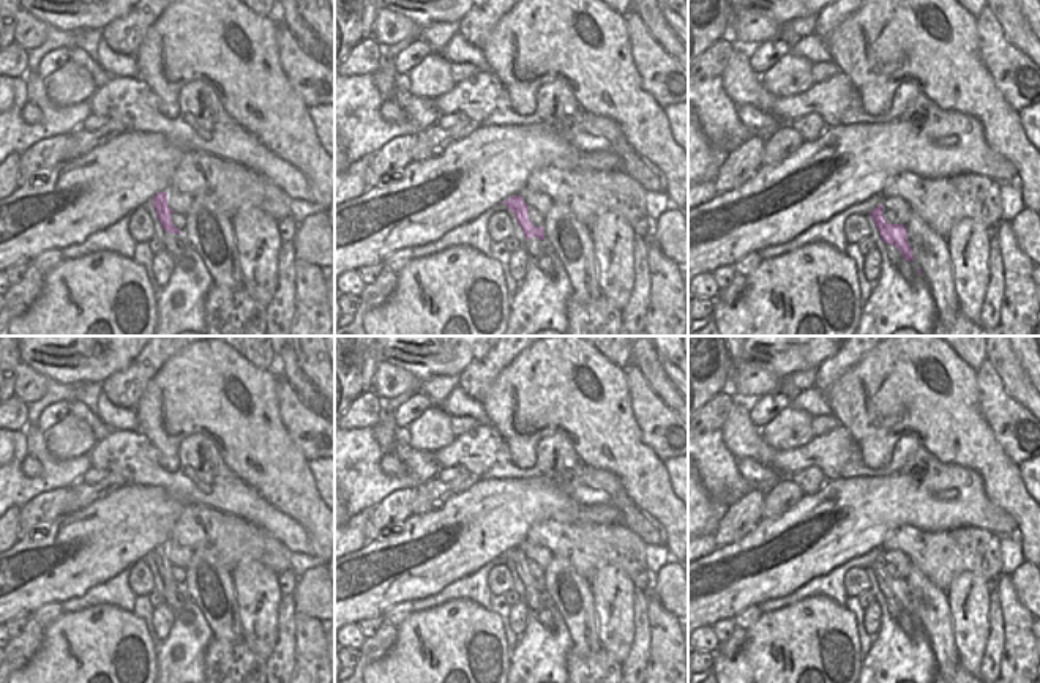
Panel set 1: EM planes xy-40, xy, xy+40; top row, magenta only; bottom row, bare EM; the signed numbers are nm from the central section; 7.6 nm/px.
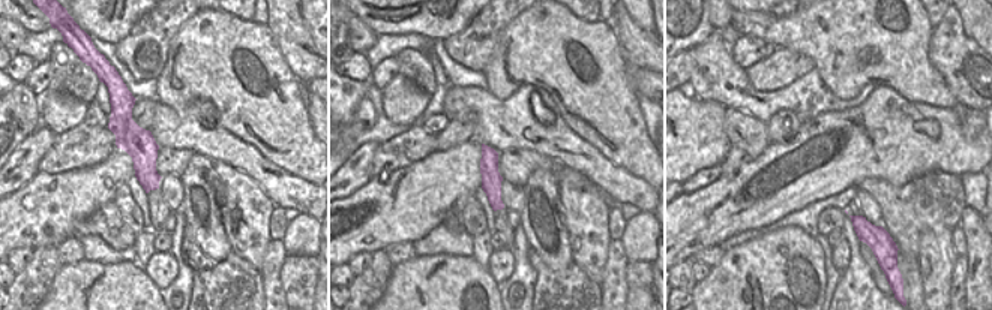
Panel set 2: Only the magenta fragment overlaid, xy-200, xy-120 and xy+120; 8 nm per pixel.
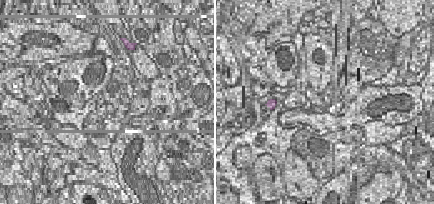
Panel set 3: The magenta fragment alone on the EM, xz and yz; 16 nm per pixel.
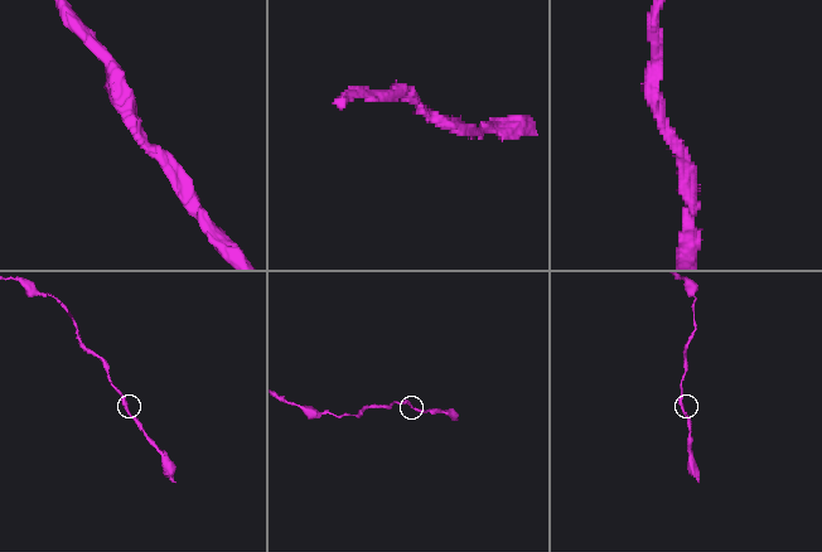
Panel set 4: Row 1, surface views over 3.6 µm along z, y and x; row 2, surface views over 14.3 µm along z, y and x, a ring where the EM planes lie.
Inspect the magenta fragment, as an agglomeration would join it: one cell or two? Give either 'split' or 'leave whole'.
leave whole

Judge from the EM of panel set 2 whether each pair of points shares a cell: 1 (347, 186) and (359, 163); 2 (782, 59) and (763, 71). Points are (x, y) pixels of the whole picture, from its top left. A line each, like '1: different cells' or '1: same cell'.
1: same cell
2: same cell

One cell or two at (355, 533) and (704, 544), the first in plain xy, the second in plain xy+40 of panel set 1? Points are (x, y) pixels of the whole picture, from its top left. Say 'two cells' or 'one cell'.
one cell

